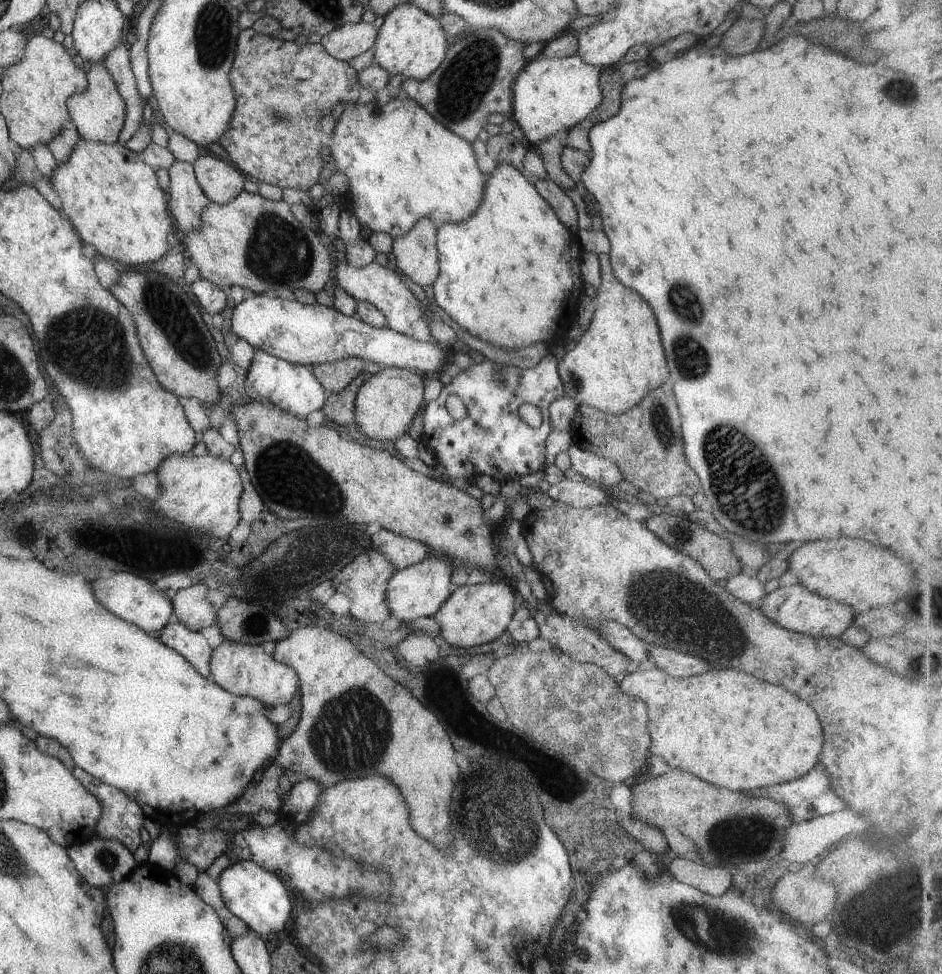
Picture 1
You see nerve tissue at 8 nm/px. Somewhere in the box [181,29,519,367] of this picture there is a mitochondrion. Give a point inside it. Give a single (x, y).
(460, 90)

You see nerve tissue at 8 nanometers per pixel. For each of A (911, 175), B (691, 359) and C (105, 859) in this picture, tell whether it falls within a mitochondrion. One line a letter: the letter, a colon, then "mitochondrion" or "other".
A: other
B: mitochondrion
C: mitochondrion

